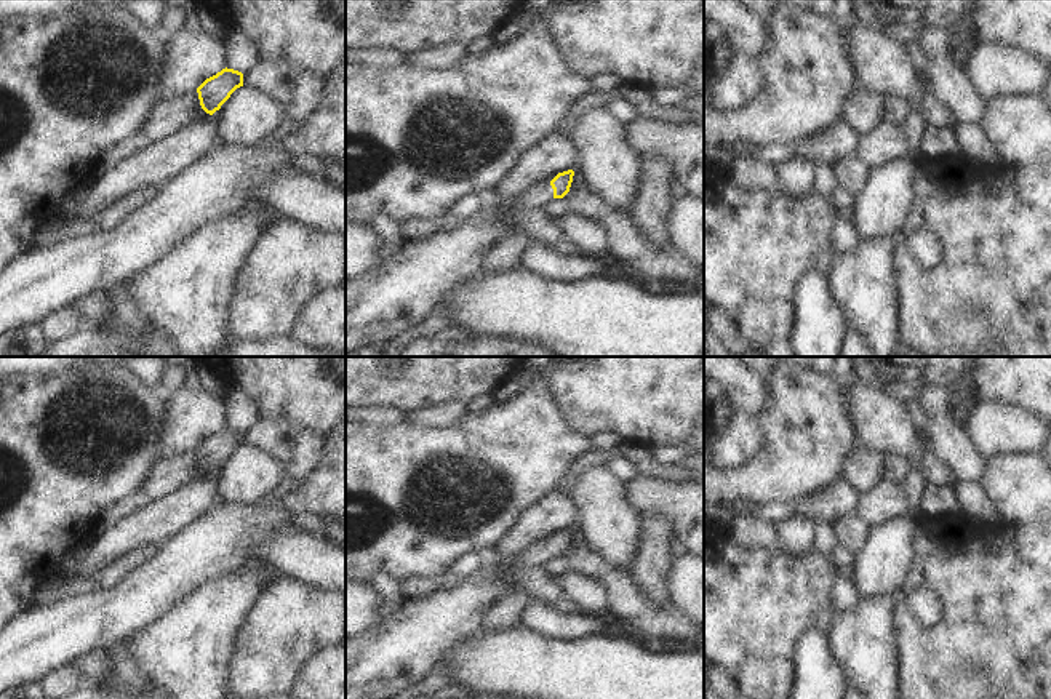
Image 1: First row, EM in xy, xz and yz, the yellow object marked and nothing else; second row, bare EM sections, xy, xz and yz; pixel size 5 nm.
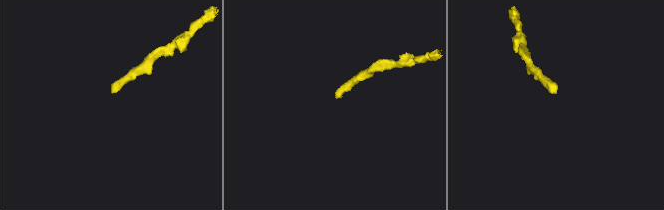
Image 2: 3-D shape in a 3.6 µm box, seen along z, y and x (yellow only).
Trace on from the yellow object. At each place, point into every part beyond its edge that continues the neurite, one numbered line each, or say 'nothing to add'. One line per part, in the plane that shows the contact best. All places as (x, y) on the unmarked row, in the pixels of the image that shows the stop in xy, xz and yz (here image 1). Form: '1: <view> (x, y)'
1: xz (538, 554)

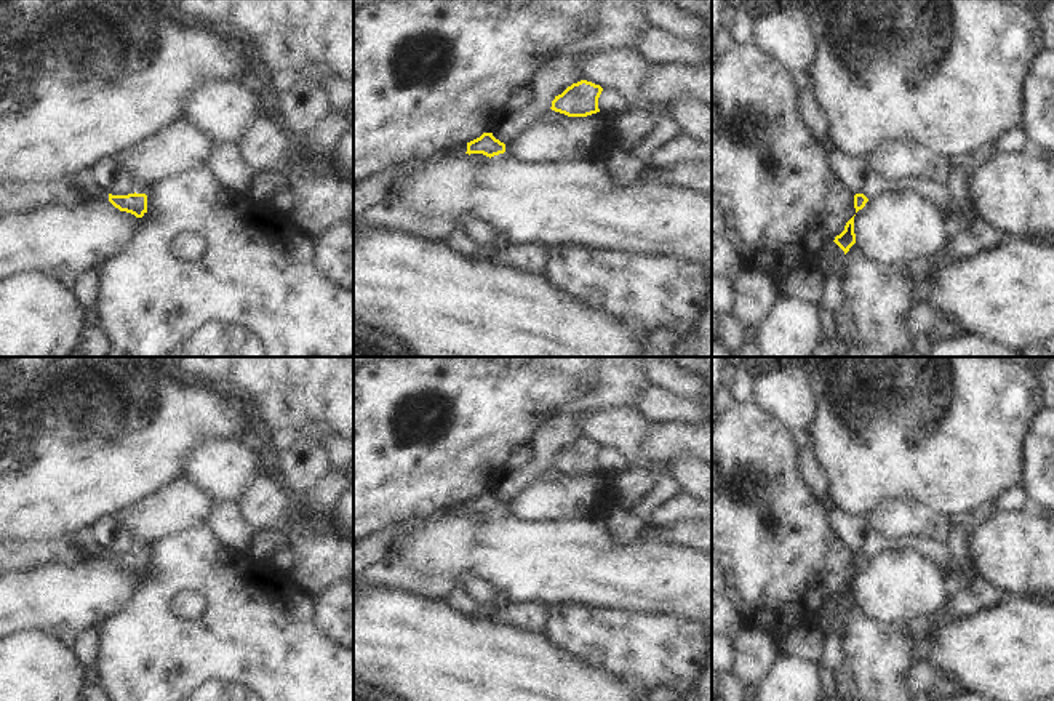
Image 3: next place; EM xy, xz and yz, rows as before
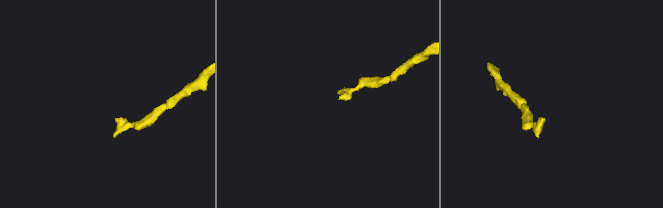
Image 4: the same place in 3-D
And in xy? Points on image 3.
1: xy (82, 538)

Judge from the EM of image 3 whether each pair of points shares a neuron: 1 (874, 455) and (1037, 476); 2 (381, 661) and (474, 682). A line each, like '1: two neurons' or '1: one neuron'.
1: two neurons
2: one neuron

